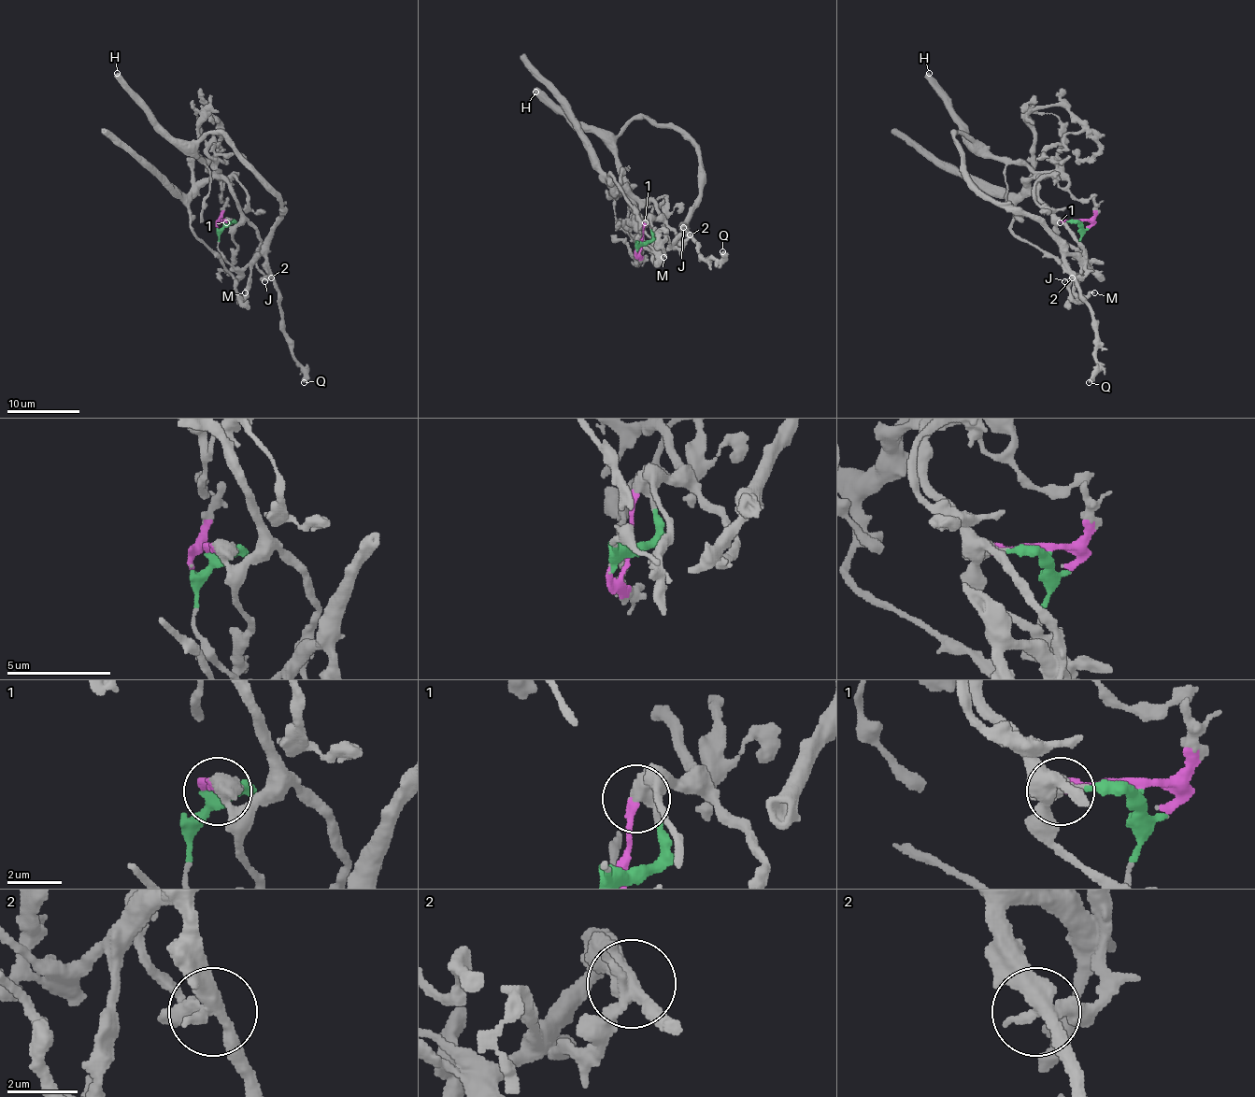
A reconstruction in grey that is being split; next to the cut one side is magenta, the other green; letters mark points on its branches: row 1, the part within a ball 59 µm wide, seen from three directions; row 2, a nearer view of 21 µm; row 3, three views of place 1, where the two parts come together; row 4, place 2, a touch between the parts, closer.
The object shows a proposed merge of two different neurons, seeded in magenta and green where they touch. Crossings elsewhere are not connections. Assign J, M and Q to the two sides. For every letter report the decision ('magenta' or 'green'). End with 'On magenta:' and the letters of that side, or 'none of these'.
J: magenta
M: green
Q: green
On magenta: J

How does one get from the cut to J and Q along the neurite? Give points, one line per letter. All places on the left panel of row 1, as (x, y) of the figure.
J: (222, 220), (230, 226), (241, 226), (246, 220), (257, 233), (257, 267), (268, 278), (264, 280)
Q: (222, 222), (217, 249), (235, 267), (264, 257), (303, 383)

